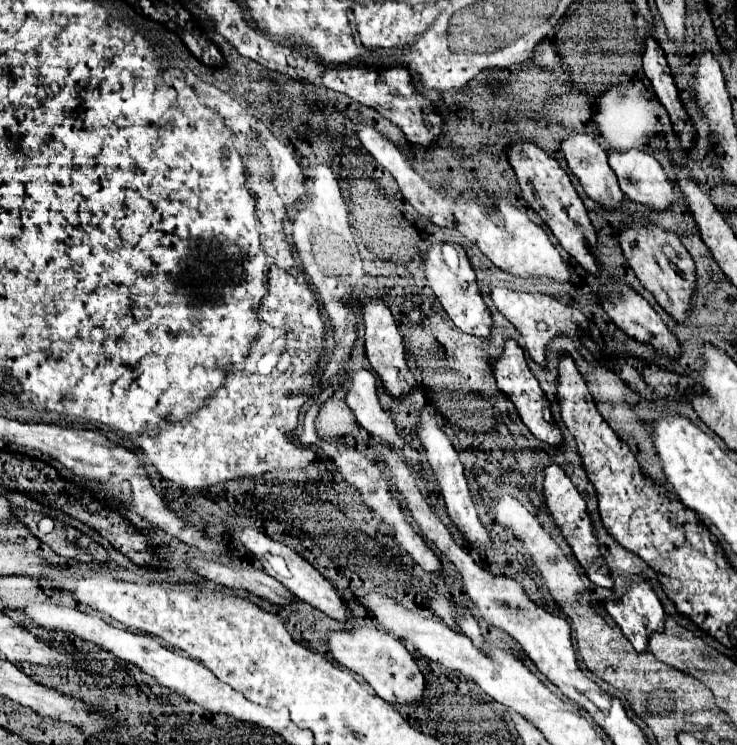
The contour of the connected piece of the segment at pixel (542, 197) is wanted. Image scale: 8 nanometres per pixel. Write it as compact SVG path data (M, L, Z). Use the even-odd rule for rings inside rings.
M512 142L508 146L508 162L516 172L522 198L528 202L528 206L548 224L552 234L558 238L564 250L576 258L578 264L582 264L588 272L598 274L596 260L590 252L590 248L596 244L594 226L590 226L586 206L578 198L568 174L560 168L556 158L552 158L534 142Z

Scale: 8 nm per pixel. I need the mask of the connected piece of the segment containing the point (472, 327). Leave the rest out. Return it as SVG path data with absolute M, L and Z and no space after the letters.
M454 242L430 244L430 248L426 248L426 252L424 252L424 272L426 272L428 286L432 288L432 292L440 300L442 308L448 312L448 316L460 330L464 330L472 336L490 336L492 318L480 296L480 290L476 284L476 274L472 270L472 264L462 246L458 246Z

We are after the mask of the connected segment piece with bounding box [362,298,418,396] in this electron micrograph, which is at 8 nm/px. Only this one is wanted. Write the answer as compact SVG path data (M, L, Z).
M364 298L362 300L362 316L364 316L364 326L366 326L366 340L364 340L366 358L372 364L372 368L376 370L376 374L380 376L380 380L382 380L384 388L388 390L388 394L402 396L402 394L410 392L412 388L416 388L418 384L416 384L414 376L410 374L410 370L406 366L402 336L398 332L394 316L390 314L390 308L378 298Z

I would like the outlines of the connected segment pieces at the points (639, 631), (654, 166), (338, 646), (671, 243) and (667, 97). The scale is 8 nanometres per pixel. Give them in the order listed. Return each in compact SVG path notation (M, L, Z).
M630 580L620 600L604 600L602 606L636 650L646 650L648 634L664 626L662 604L648 580Z
M632 148L626 152L608 152L610 168L618 176L622 192L640 204L664 210L672 198L672 184L654 156Z
M360 626L360 628L352 628L352 630L340 630L340 632L332 630L332 632L328 632L326 642L328 642L328 650L334 656L334 660L340 666L364 676L364 680L386 702L414 704L414 702L422 700L424 676L418 670L410 652L404 648L404 644L398 638L394 638L392 634L372 628L372 626Z
M648 224L648 226L634 226L634 228L620 228L618 230L618 242L622 248L622 254L626 256L630 268L634 270L634 274L638 276L638 280L642 282L642 286L654 294L656 302L670 312L670 316L676 322L684 322L686 320L686 310L690 306L690 296L694 292L694 280L696 280L696 272L694 272L694 262L692 256L688 254L688 250L682 246L680 238L670 232L664 230L658 224Z
M648 36L644 46L646 46L646 52L644 52L644 74L652 82L658 100L668 110L670 120L674 124L674 130L682 138L682 148L688 150L696 132L694 132L692 124L688 122L686 112L684 112L684 108L680 104L678 90L674 86L670 68L668 68L666 58L664 58L664 50L660 48L660 44L656 42L654 36Z

